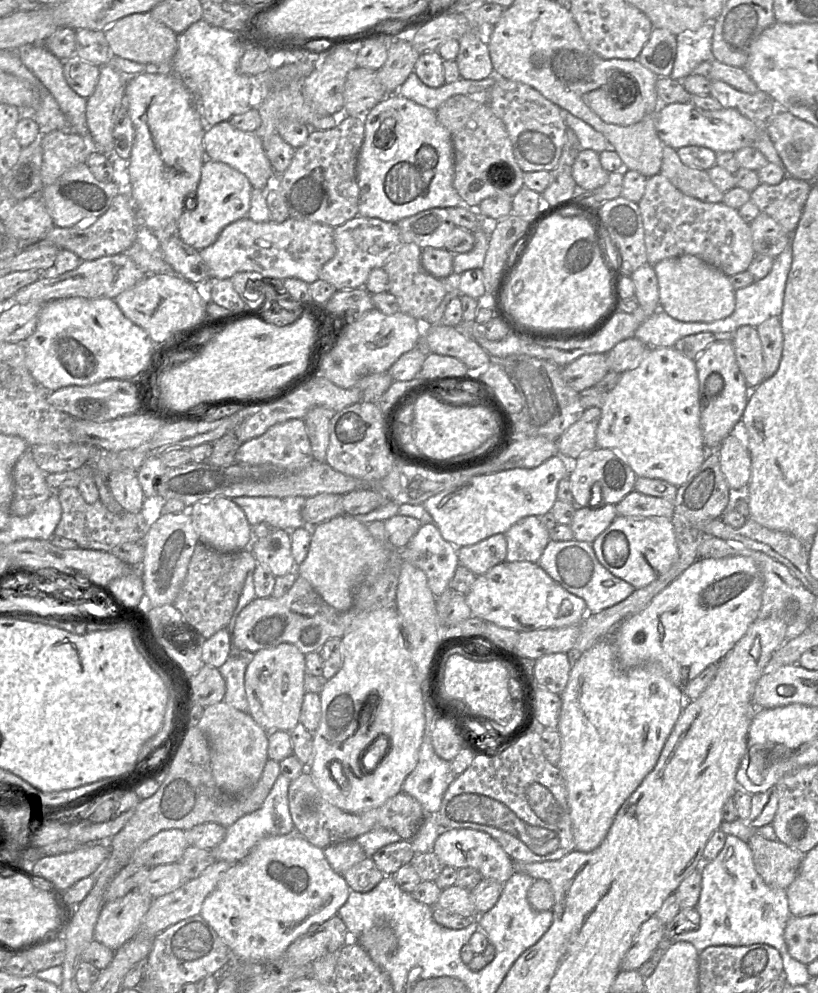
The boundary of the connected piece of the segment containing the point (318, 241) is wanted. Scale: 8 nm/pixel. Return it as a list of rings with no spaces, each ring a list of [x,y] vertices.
[[[291,217],[280,223],[242,218],[227,225],[213,244],[199,252],[208,266],[210,280],[230,279],[238,272],[257,272],[266,278],[297,278],[311,284],[319,279],[321,268],[336,252],[334,228]]]

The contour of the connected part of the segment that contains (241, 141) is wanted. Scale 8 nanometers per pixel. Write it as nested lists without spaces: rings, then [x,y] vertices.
[[[229,121],[220,122],[206,130],[203,136],[203,148],[206,158],[225,163],[240,171],[255,189],[265,189],[274,173],[260,137],[255,132],[244,132],[235,128]]]

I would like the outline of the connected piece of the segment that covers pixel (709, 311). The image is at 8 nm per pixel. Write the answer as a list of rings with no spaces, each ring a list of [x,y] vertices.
[[[680,255],[653,266],[659,288],[660,309],[683,322],[712,322],[728,317],[735,309],[735,291],[729,276],[694,255]]]

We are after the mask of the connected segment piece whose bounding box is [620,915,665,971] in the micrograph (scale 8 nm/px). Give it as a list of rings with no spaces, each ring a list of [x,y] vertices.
[[[656,915],[647,919],[641,925],[633,943],[621,961],[621,971],[638,970],[652,953],[658,948],[658,943],[664,937],[665,924]]]

